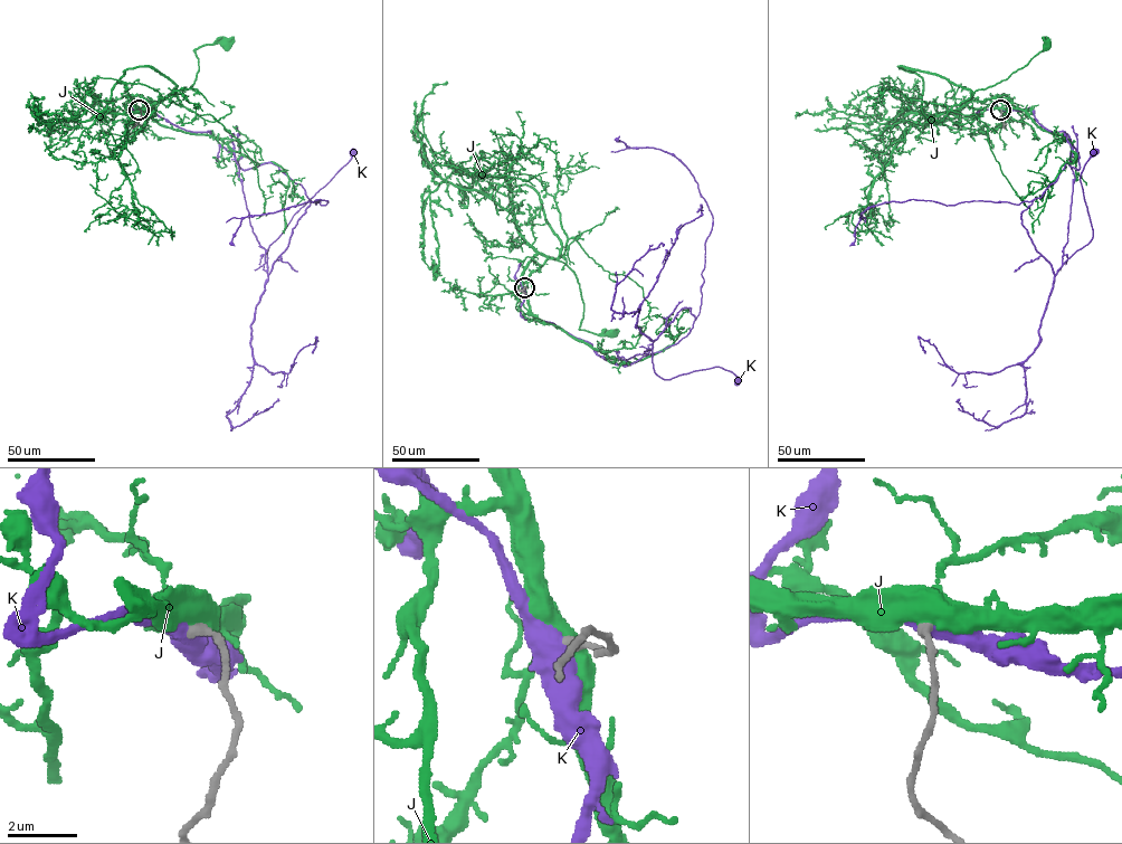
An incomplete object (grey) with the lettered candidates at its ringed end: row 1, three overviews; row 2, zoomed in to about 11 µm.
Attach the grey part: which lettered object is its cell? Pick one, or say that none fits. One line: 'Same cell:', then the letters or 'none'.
Same cell: none

